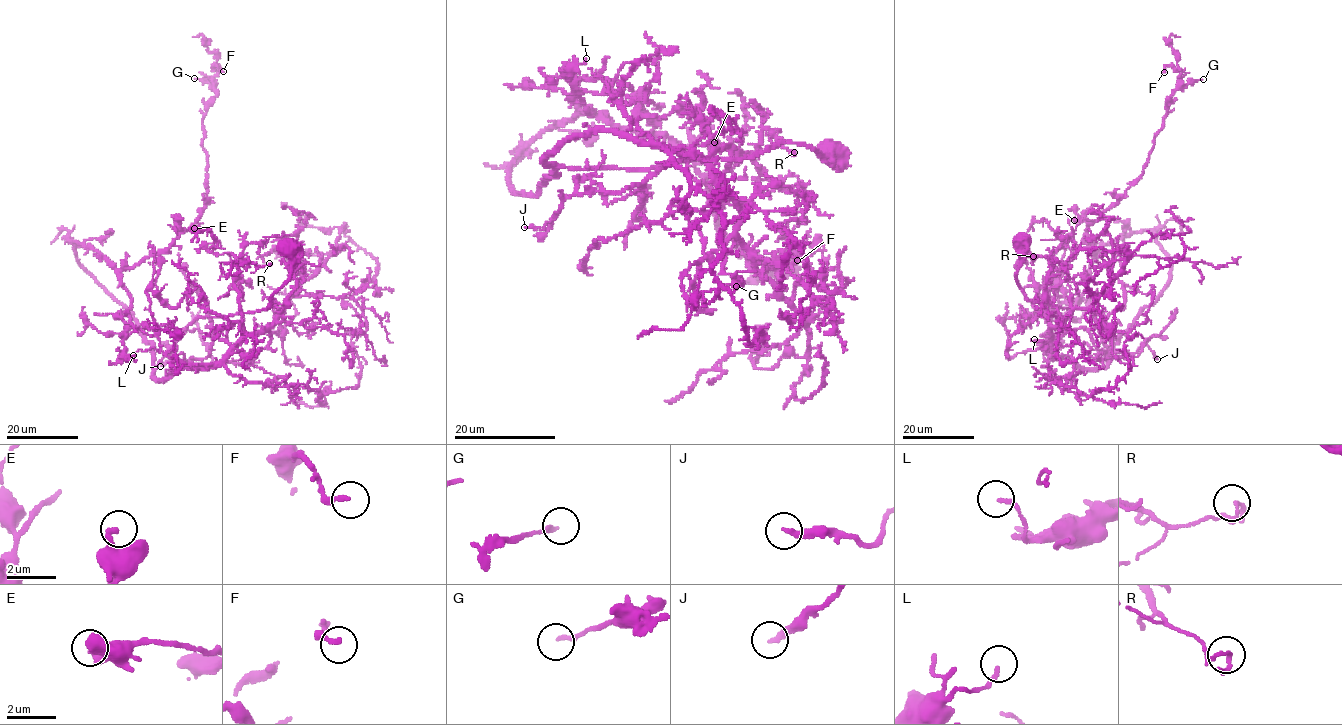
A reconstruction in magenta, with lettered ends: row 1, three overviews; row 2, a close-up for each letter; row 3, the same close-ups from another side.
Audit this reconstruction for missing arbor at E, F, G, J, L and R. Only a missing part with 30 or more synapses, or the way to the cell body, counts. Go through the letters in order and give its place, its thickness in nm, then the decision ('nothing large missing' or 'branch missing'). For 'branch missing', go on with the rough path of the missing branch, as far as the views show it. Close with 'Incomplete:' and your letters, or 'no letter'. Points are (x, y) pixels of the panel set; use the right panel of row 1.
E: at (1074, 220); 280 nm thick; nothing large missing
F: at (1164, 72); 200 nm thick; nothing large missing
G: at (1203, 79); 180 nm thick; nothing large missing
J: at (1157, 359); 260 nm thick; nothing large missing
L: at (1034, 339); 170 nm thick; nothing large missing
R: at (1033, 256); 180 nm thick; nothing large missing
Incomplete: no letter

